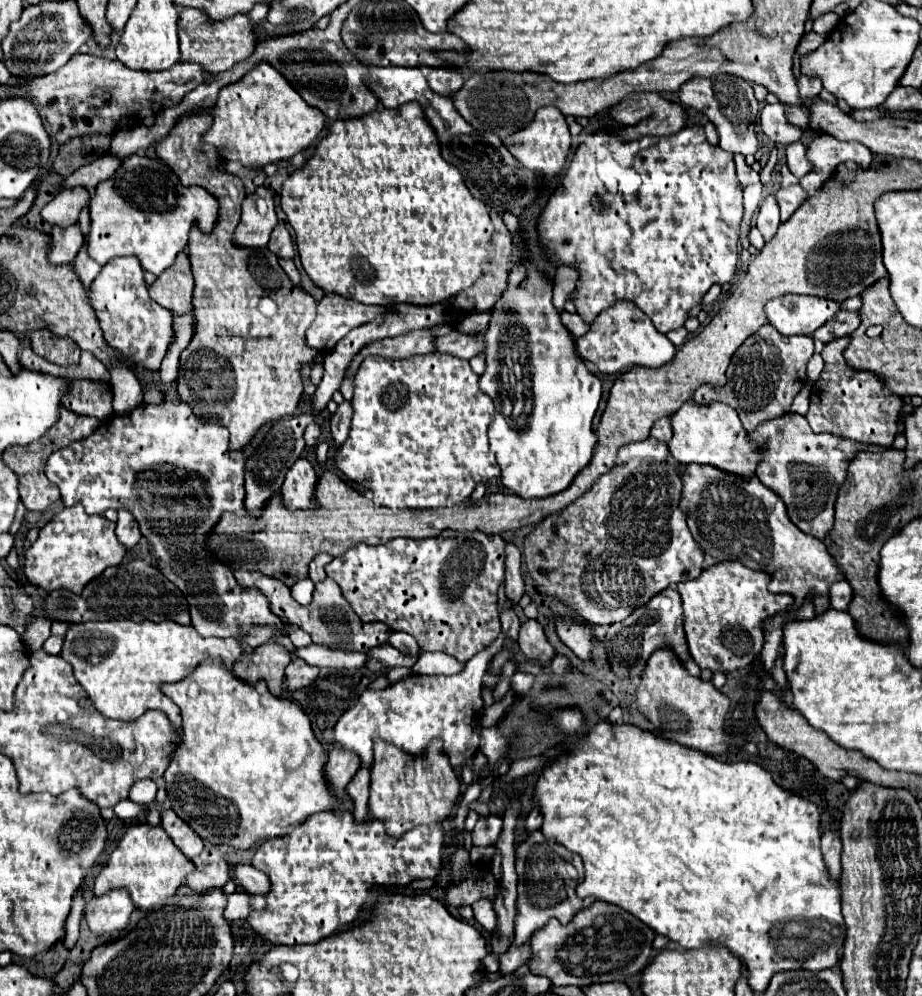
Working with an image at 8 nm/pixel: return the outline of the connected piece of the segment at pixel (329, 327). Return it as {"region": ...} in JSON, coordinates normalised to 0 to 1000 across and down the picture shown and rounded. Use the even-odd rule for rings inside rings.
{"region":[[[352,295],[344,303],[344,317],[333,329],[333,343],[348,355],[357,355],[363,345],[383,329],[398,325],[407,317],[422,317],[426,307],[396,307],[368,295]]]}

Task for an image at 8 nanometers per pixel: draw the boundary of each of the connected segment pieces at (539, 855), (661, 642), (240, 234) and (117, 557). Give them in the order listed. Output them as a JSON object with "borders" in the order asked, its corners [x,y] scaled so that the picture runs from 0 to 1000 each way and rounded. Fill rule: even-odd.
{"borders":[[[[587,833],[578,835],[561,849],[561,920],[559,920],[559,944],[552,954],[541,962],[541,978],[556,978],[563,970],[576,962],[574,940],[589,932],[595,922],[604,922],[615,928],[630,912],[639,912],[643,904],[628,904],[624,898],[626,888],[632,884],[632,867],[628,859],[615,855],[602,843],[593,843]]],[[[721,590],[713,598],[708,598],[700,608],[691,610],[682,620],[667,624],[658,631],[658,637],[654,641],[658,665],[663,669],[663,675],[671,681],[695,681],[700,675],[700,667],[704,659],[710,653],[723,651],[732,655],[734,663],[743,669],[743,673],[749,679],[758,679],[758,669],[752,667],[752,661],[745,653],[745,643],[741,635],[741,610],[739,610],[739,598],[732,590]]],[[[279,189],[264,203],[261,223],[255,231],[253,241],[257,241],[257,247],[287,249],[292,243],[292,235],[300,227],[300,223],[303,221],[298,215],[296,197],[290,193],[290,189]],[[281,201],[287,203],[287,211],[281,211]]],[[[81,506],[68,510],[42,532],[42,540],[27,554],[25,574],[34,586],[44,588],[47,592],[73,590],[86,596],[90,588],[105,580],[114,570],[129,568],[136,556],[136,548],[125,538],[125,524],[110,516],[99,518],[88,510],[88,506]]]]}

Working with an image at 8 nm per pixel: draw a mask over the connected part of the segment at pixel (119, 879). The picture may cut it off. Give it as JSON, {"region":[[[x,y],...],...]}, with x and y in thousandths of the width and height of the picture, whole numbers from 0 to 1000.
{"region":[[[146,827],[133,837],[129,849],[123,853],[118,865],[103,882],[101,898],[112,900],[123,892],[136,892],[146,908],[146,912],[155,916],[166,916],[179,910],[192,896],[192,892],[201,886],[203,878],[209,876],[209,865],[194,855],[188,843],[175,829]]]}

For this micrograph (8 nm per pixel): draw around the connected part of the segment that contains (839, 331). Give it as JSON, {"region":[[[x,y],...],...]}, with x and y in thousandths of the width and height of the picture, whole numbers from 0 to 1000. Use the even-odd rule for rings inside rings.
{"region":[[[910,311],[910,315],[906,315],[901,321],[897,321],[886,333],[882,333],[882,341],[890,341],[893,345],[914,339],[914,337],[923,337],[930,329],[932,329],[934,321],[930,313],[919,313],[919,311]]]}

